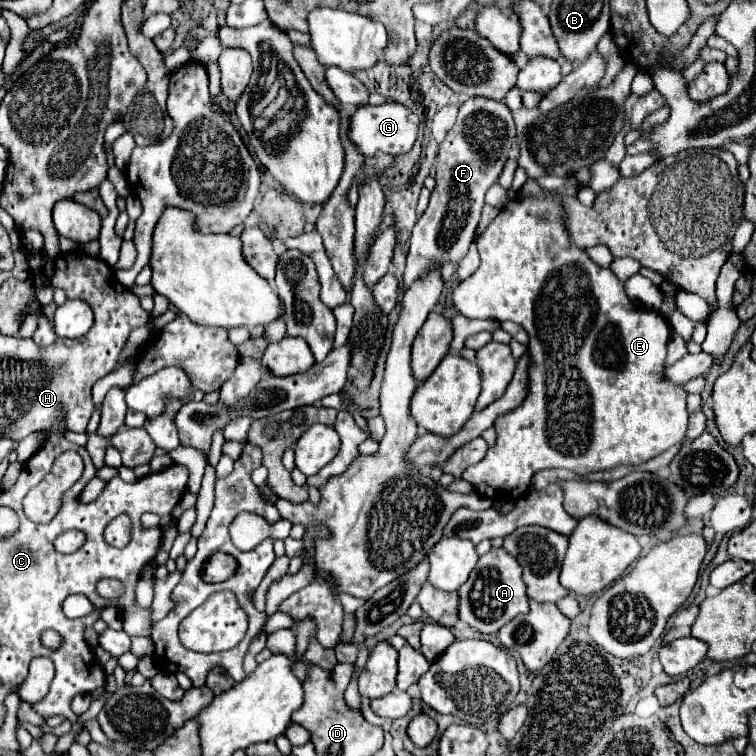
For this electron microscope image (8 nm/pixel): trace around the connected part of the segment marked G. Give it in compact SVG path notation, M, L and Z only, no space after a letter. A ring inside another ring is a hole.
M385 102L379 106L373 104L361 104L357 106L355 114L349 120L349 140L361 150L363 156L373 156L377 150L383 150L391 156L405 154L415 138L417 138L417 116L407 110L403 104L397 102Z

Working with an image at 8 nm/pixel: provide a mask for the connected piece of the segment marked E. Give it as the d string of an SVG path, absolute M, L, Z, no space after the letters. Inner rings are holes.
M515 198L511 200L499 216L487 226L483 236L477 240L479 256L481 256L481 266L477 268L475 274L465 278L453 292L453 304L455 308L467 316L467 318L491 318L491 320L511 320L519 326L523 326L529 334L529 394L519 404L519 408L497 416L495 420L495 432L497 432L497 442L493 448L487 450L487 456L475 464L469 466L463 472L463 480L467 480L477 494L489 496L493 502L507 502L507 500L519 500L527 490L529 482L535 472L545 470L545 468L569 468L575 474L589 474L589 472L599 472L599 470L611 470L617 466L641 466L647 460L663 454L671 446L679 446L685 442L687 434L687 392L681 386L673 386L671 382L663 380L661 372L665 368L665 358L667 358L667 343L671 336L671 328L665 322L665 318L651 308L645 308L639 304L639 308L627 298L623 290L623 282L615 278L615 274L607 268L597 266L591 262L591 258L585 254L585 250L579 250L569 242L569 236L565 232L565 226L561 222L561 206L555 200L535 200L535 198Z

